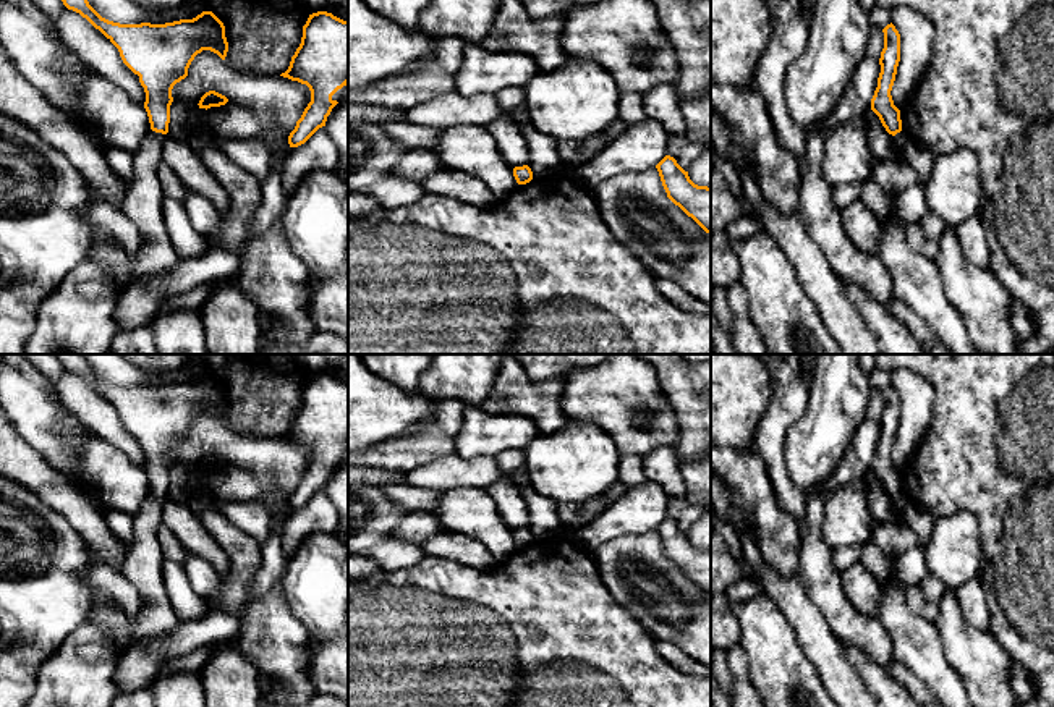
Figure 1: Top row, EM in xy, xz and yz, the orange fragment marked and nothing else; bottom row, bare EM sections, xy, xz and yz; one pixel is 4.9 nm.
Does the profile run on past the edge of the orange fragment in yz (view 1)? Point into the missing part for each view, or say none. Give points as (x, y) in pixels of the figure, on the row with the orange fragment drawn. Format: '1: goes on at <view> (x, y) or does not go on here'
1: goes on at yz (899, 139)

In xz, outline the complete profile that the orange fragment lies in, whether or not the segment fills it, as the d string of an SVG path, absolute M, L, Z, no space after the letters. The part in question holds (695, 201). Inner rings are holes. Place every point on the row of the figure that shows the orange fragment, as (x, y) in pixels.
M674 157L656 165L667 197L711 235L711 188L695 184Z

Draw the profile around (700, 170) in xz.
M711 147L690 165L688 176L695 184L711 188Z

